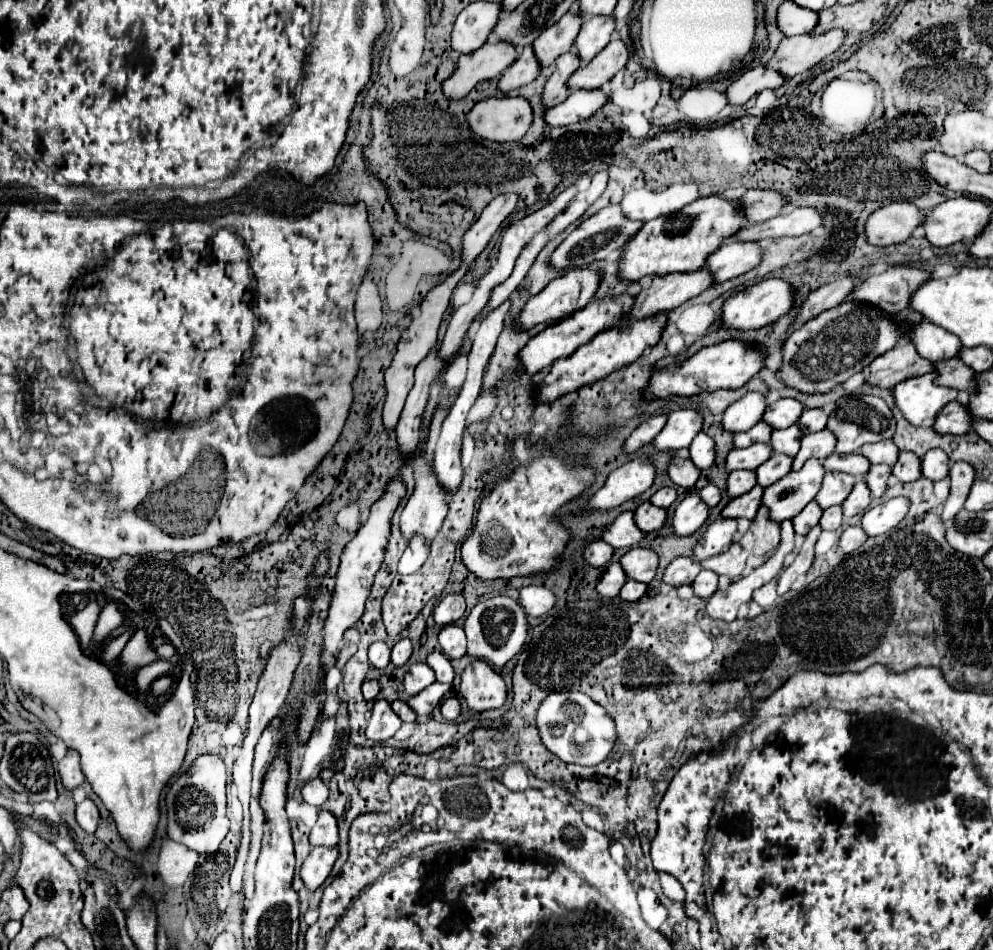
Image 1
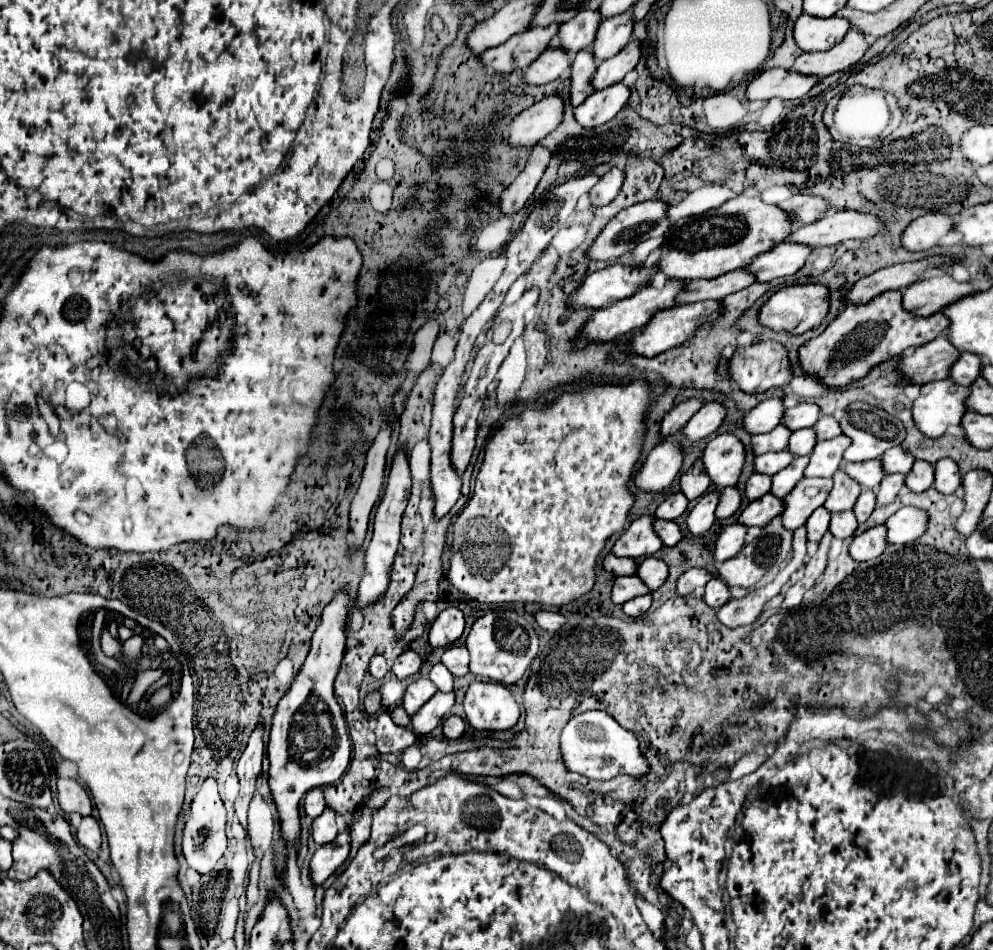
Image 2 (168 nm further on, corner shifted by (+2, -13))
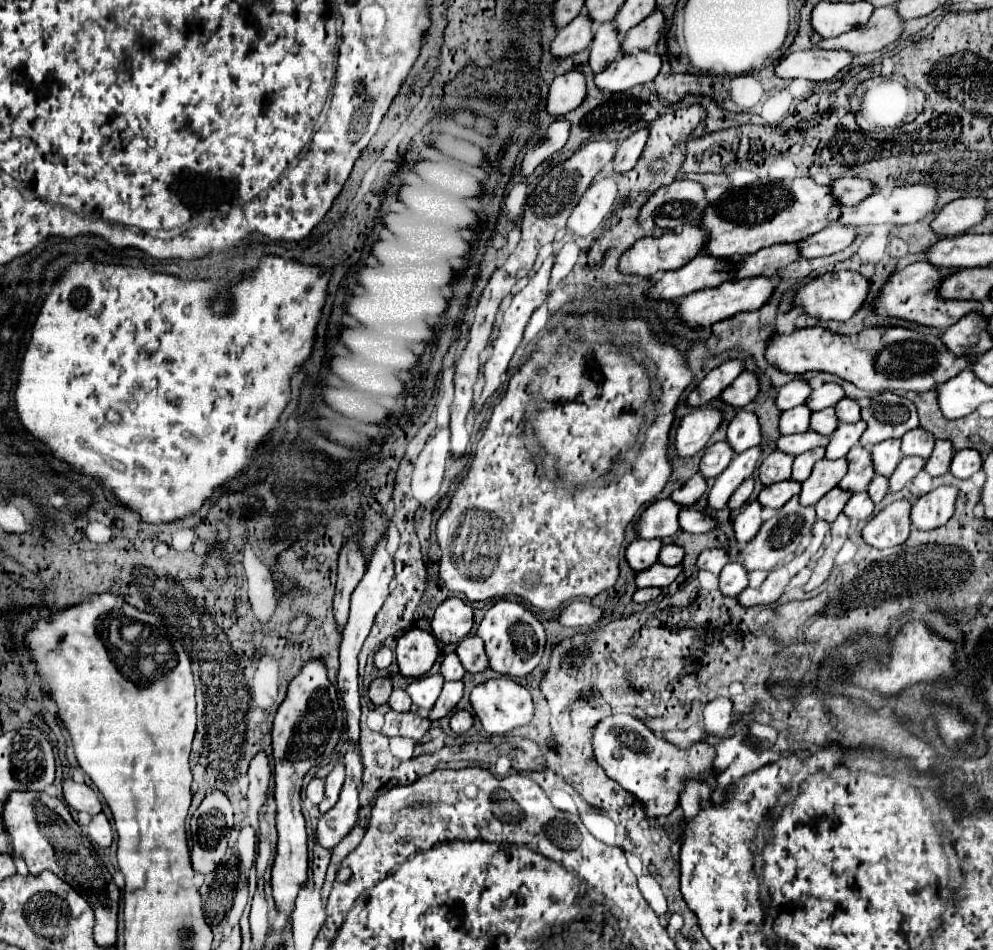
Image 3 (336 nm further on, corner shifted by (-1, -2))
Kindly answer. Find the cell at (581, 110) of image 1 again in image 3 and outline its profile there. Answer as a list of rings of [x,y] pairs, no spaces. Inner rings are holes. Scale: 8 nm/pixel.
[[[637,52],[617,58],[607,70],[595,76],[595,86],[601,92],[617,94],[637,84],[651,82],[661,68],[661,58],[653,52]]]

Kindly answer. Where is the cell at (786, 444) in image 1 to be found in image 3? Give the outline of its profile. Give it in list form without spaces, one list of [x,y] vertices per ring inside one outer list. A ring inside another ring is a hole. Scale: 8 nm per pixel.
[[[827,408],[823,412],[813,412],[811,414],[811,424],[809,428],[817,434],[823,434],[823,436],[829,436],[837,426],[837,418],[835,418],[835,410],[833,408]]]

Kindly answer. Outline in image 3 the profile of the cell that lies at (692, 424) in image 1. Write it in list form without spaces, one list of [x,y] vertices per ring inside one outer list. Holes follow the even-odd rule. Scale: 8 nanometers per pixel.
[[[743,372],[739,378],[735,378],[723,392],[721,392],[721,402],[733,408],[743,408],[747,406],[757,394],[757,378],[749,372]]]

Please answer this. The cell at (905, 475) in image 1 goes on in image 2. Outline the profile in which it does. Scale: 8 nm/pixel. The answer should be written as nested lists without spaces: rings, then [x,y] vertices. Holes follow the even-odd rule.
[[[916,461],[912,471],[906,475],[906,485],[914,493],[930,489],[934,485],[934,465],[928,461]]]

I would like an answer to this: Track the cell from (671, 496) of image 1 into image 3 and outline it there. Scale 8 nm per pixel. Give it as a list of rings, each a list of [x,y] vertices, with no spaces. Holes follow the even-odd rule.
[[[695,474],[679,490],[675,490],[671,494],[671,500],[681,504],[681,506],[691,506],[691,504],[695,504],[705,494],[705,490],[707,490],[705,478],[701,478],[701,474]]]

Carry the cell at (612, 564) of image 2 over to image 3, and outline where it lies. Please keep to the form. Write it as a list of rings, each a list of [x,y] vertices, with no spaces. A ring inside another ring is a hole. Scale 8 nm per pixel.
[[[633,540],[627,550],[625,558],[633,570],[645,570],[647,566],[657,562],[657,554],[661,550],[661,540]]]

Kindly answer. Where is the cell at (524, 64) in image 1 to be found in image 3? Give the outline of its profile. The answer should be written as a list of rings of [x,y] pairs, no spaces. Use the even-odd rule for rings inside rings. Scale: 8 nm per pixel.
[[[579,14],[573,22],[569,22],[565,28],[561,28],[557,38],[553,40],[551,56],[567,58],[571,54],[585,50],[591,42],[591,34],[593,34],[593,22],[585,14]]]

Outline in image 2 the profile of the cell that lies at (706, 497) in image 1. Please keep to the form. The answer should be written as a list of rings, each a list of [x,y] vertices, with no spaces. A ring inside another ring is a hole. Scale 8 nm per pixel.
[[[726,487],[720,495],[720,503],[718,503],[718,509],[716,509],[716,517],[720,521],[732,517],[738,509],[740,509],[740,503],[742,503],[742,495],[738,491],[738,487]]]

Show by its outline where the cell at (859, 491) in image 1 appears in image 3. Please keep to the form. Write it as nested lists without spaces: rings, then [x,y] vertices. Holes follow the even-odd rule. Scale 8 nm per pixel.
[[[875,476],[875,478],[871,480],[869,488],[867,488],[867,494],[869,494],[869,498],[871,498],[875,504],[879,504],[879,502],[883,500],[883,496],[887,494],[887,478],[885,478],[885,476]]]

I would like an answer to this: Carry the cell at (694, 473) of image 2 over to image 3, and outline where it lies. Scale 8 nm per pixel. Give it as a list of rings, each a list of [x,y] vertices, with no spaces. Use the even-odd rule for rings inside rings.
[[[717,442],[713,446],[705,448],[705,454],[699,464],[699,474],[703,478],[717,478],[731,462],[733,450],[727,446],[727,442]]]

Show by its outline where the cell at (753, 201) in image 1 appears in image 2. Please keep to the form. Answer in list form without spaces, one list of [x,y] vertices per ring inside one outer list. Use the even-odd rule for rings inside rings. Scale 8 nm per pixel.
[[[794,195],[792,199],[780,203],[780,207],[786,211],[792,211],[794,217],[798,219],[798,225],[814,223],[832,209],[830,201],[816,195]]]

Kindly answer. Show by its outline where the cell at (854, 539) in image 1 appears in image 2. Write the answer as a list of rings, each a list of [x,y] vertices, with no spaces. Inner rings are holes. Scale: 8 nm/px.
[[[876,525],[852,539],[850,557],[854,561],[868,561],[868,559],[880,557],[880,553],[884,553],[886,547],[888,547],[886,529],[884,529],[884,525]]]

